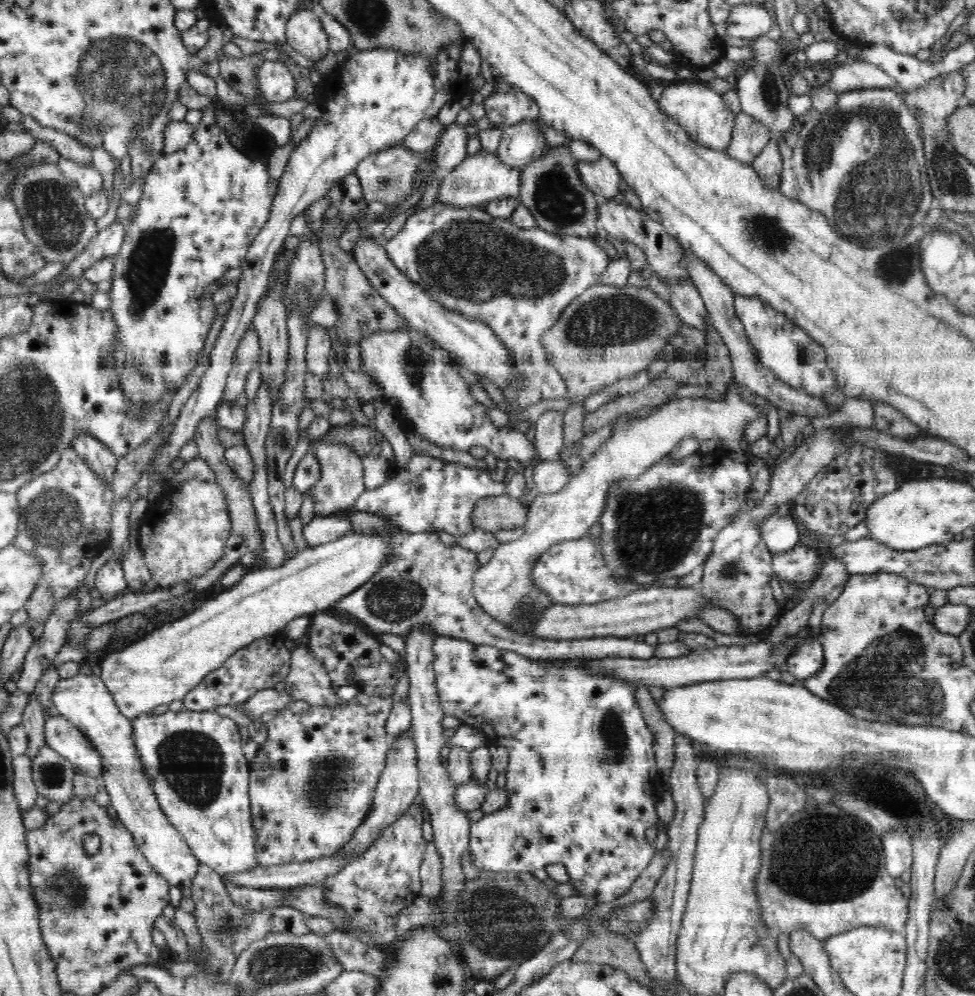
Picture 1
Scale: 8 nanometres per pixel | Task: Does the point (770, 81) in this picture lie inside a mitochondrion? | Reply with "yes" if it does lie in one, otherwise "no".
yes

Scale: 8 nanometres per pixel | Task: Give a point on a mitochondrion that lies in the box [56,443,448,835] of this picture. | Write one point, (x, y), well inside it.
(193, 764)

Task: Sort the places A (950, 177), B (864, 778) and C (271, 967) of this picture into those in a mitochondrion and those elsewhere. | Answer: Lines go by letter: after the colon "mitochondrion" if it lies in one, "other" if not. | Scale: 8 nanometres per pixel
A: mitochondrion
B: other
C: mitochondrion

